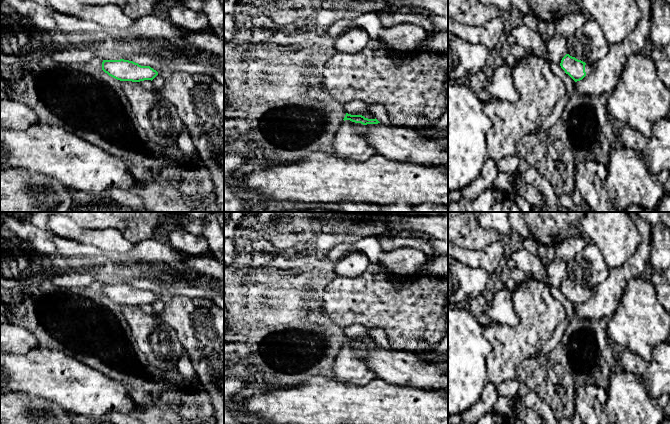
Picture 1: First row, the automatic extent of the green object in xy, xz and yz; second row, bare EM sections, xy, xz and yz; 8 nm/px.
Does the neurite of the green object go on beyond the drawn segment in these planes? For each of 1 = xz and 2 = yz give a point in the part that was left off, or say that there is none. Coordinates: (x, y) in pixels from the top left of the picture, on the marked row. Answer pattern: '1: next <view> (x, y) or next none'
1: next xz (403, 144)
2: next yz (587, 67)

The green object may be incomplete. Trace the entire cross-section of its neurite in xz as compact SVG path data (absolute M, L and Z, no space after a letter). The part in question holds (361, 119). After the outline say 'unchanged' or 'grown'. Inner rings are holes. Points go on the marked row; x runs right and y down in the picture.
M348 113L343 120L363 124L357 129L377 154L395 161L440 166L448 170L448 147L441 146L414 128L386 126L376 118Z | grown

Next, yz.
M569 54L562 58L560 66L575 82L582 80L591 72L590 65Z | grown

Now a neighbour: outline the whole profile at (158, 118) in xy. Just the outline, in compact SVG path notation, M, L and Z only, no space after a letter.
M122 81L122 89L145 133L145 141L169 153L177 148L177 138L184 123L175 106L158 91L144 89L139 82Z

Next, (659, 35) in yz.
M665 1L651 3L651 22L649 39L654 47L663 49L670 44L670 6Z

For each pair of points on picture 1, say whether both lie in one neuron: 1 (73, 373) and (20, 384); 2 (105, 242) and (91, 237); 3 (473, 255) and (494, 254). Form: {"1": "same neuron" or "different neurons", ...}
{"1": "same neuron", "2": "same neuron", "3": "same neuron"}

